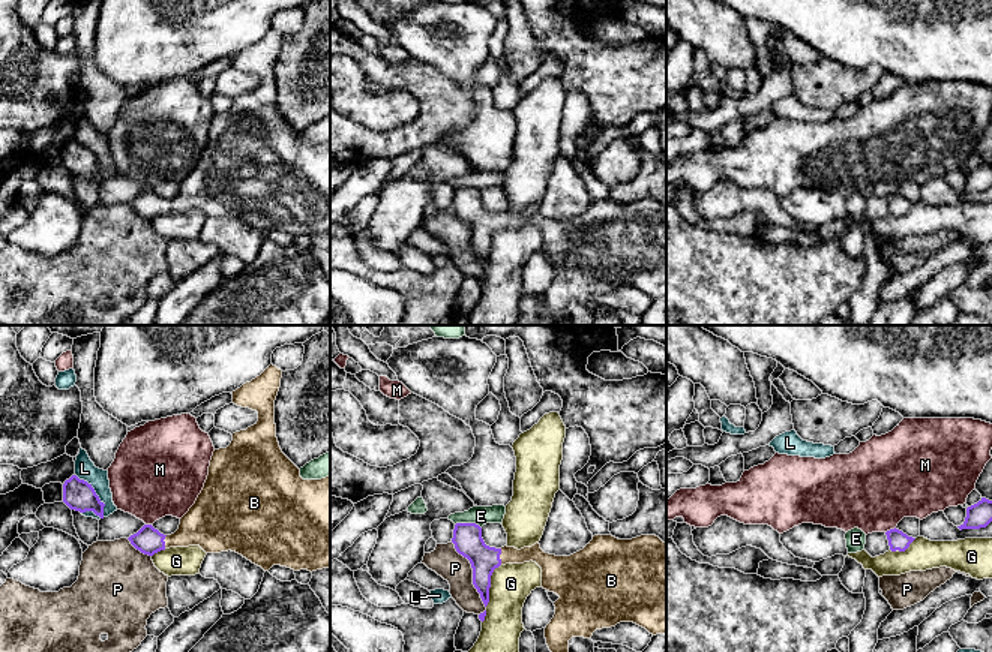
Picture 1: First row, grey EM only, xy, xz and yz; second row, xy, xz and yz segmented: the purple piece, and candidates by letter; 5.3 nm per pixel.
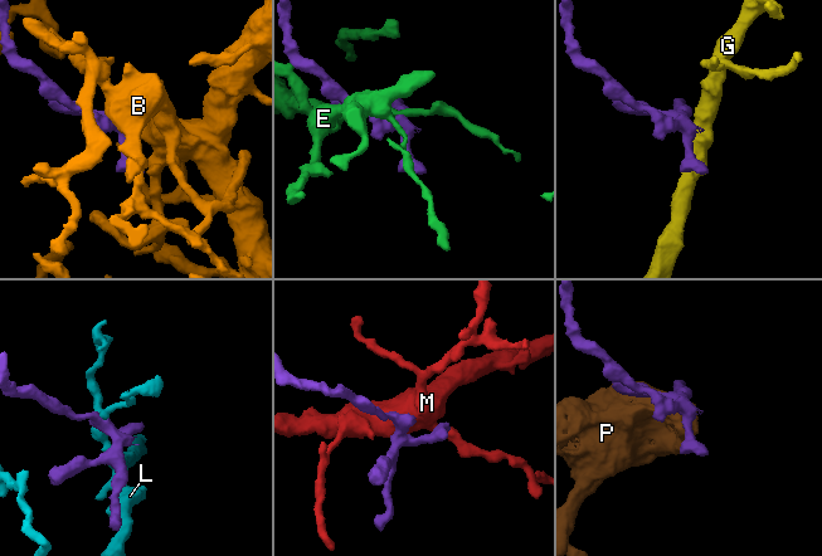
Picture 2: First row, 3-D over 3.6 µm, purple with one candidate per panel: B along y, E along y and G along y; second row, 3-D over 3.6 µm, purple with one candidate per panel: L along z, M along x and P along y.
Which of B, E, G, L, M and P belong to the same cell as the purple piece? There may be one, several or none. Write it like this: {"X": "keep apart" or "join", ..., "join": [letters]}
{"B": "join", "E": "keep apart", "G": "keep apart", "L": "keep apart", "M": "keep apart", "P": "keep apart", "join": ["B"]}

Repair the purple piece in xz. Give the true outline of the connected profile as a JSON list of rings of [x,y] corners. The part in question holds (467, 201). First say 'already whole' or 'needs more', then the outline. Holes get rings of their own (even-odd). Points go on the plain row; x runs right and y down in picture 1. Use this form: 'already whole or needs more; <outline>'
needs more; [[[456,187],[452,207],[473,232],[473,249],[485,271],[489,267],[491,240],[506,228],[536,226],[542,232],[542,252],[557,258],[555,279],[545,292],[549,315],[558,321],[569,318],[572,301],[591,303],[596,294],[611,292],[620,286],[633,286],[650,298],[666,300],[666,207],[656,199],[618,204],[612,199],[594,199],[579,216],[570,220],[545,217],[540,208],[521,214],[515,211],[489,211],[476,187]]]

